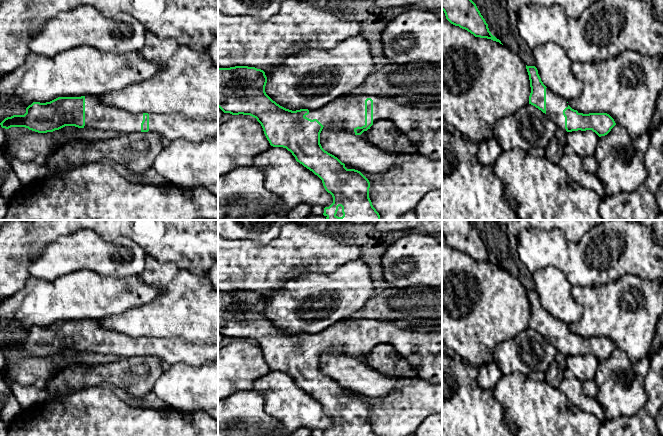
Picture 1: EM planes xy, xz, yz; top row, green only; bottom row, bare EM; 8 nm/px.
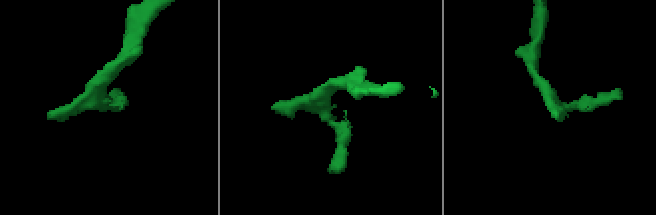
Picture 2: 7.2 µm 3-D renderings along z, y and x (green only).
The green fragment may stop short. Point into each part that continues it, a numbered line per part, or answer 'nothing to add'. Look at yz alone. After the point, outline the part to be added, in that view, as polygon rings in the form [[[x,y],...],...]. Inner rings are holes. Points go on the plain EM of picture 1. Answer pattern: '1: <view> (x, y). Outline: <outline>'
1: yz (555, 328). Outline: [[[546,312],[546,339],[556,347],[558,352],[561,352],[566,357],[563,334],[568,331],[567,326],[566,323],[552,317],[548,312]]]

